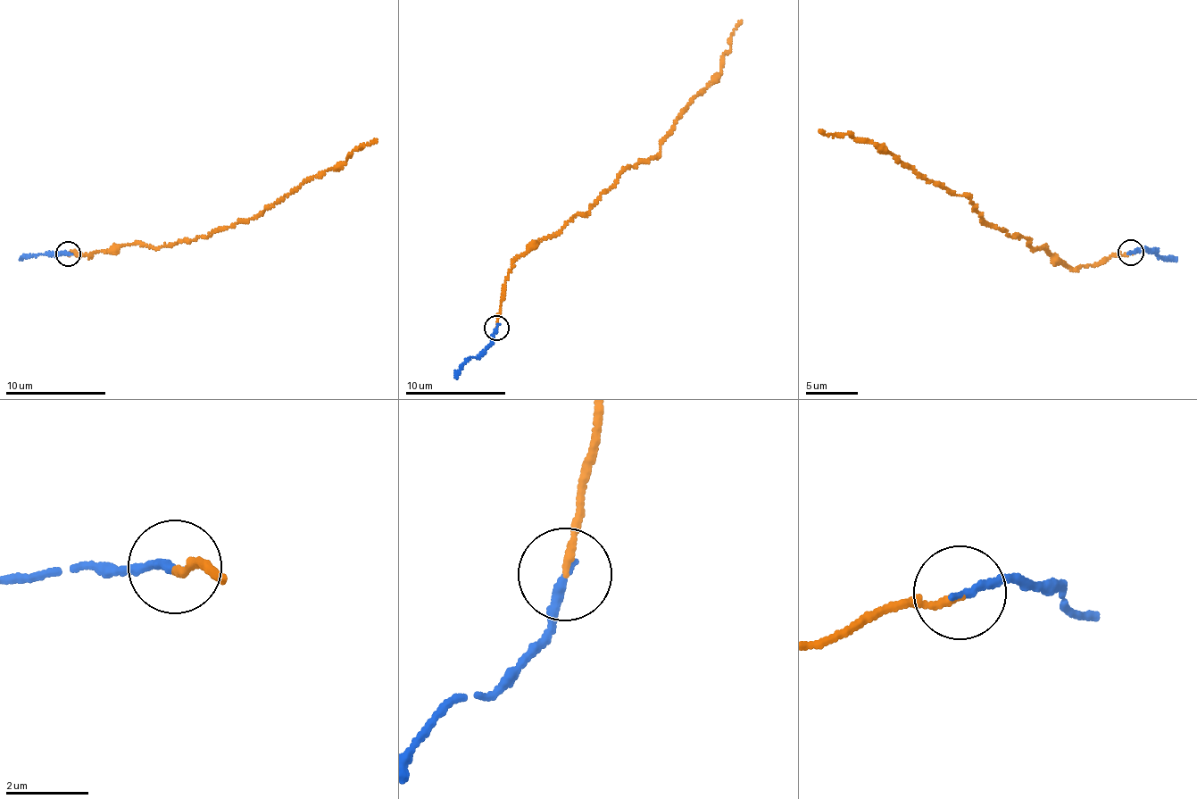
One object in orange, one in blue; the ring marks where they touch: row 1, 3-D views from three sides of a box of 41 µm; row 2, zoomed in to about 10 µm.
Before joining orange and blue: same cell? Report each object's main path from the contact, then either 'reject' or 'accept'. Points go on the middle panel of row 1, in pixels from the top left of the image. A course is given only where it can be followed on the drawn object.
orange runs (496, 327), (511, 264), (583, 215), (625, 170), (660, 152), (682, 110), (721, 72), (741, 21); blue runs (496, 327), (491, 343), (454, 377); accept

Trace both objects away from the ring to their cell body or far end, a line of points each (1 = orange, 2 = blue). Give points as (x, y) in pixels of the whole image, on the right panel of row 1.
1: (1130, 251), (1073, 269), (1044, 245), (1035, 249), (985, 223), (964, 195), (918, 177), (875, 143), (819, 129)
2: (1130, 251), (1144, 250), (1176, 261)

